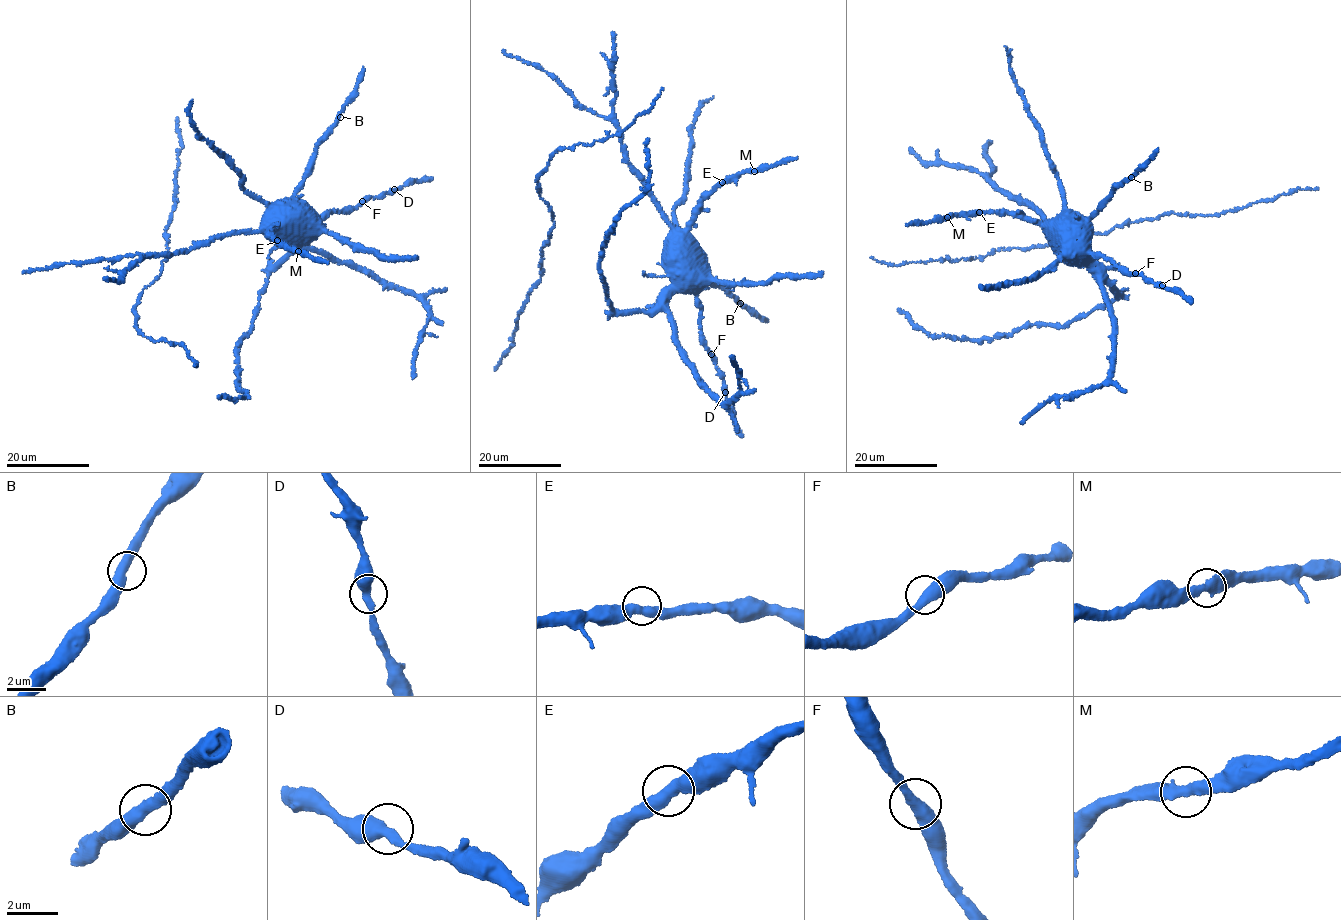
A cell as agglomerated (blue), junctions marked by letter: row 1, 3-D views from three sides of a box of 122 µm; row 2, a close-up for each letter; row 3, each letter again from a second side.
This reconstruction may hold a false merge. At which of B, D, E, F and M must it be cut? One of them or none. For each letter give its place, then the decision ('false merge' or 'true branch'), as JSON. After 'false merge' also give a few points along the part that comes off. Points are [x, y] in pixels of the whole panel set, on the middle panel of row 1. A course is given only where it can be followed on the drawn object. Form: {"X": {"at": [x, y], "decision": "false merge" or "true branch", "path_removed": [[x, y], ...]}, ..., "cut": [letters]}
{"B": {"at": [740, 303], "decision": "true branch"}, "D": {"at": [725, 392], "decision": "true branch"}, "E": {"at": [722, 182], "decision": "true branch"}, "F": {"at": [711, 354], "decision": "true branch"}, "M": {"at": [754, 171], "decision": "true branch"}, "cut": []}

